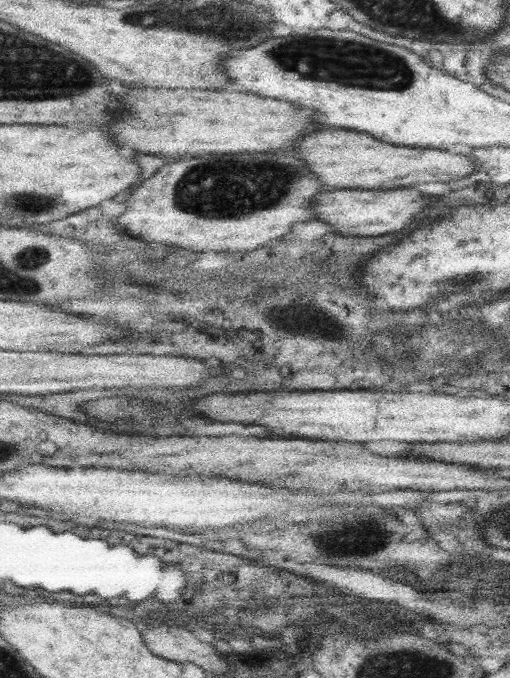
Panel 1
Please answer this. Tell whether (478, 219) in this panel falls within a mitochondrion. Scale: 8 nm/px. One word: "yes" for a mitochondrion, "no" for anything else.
no

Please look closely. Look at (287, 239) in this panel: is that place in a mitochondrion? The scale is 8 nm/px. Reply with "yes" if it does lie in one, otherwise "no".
no

